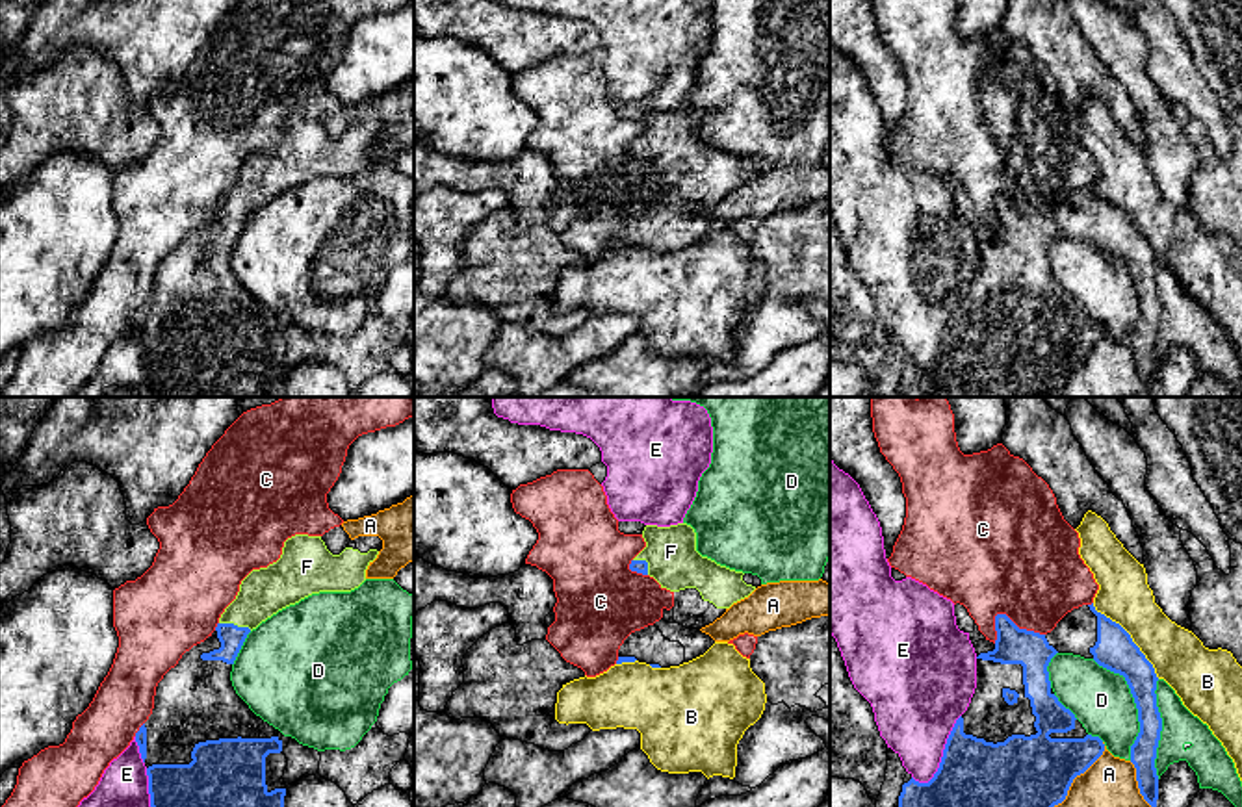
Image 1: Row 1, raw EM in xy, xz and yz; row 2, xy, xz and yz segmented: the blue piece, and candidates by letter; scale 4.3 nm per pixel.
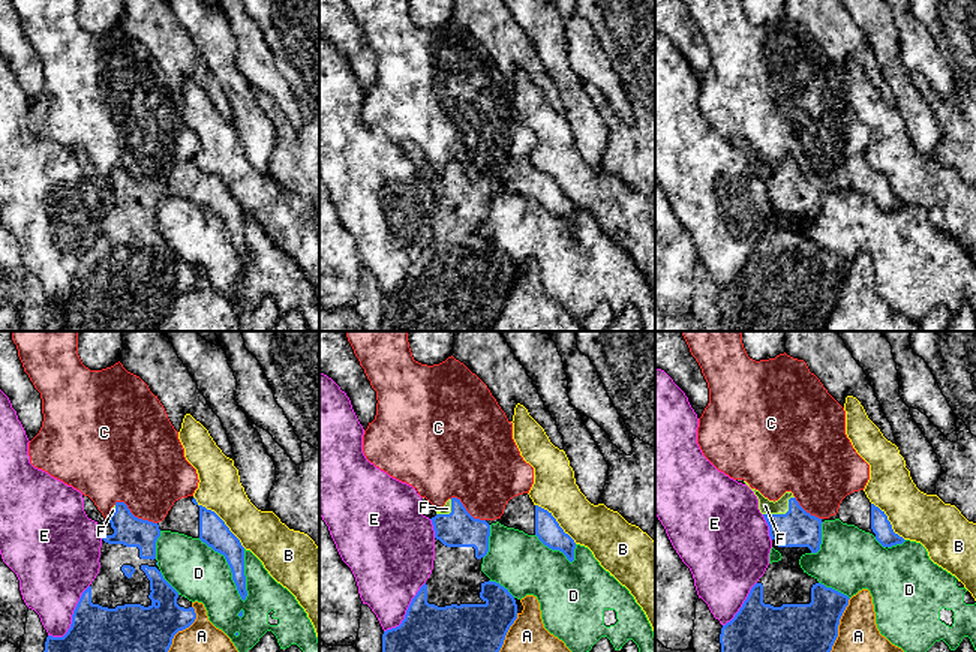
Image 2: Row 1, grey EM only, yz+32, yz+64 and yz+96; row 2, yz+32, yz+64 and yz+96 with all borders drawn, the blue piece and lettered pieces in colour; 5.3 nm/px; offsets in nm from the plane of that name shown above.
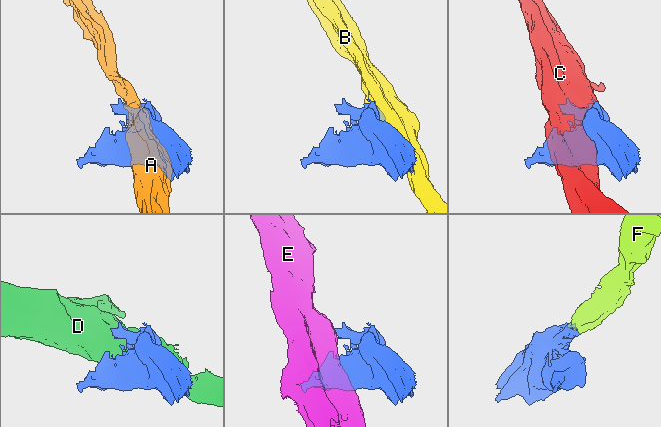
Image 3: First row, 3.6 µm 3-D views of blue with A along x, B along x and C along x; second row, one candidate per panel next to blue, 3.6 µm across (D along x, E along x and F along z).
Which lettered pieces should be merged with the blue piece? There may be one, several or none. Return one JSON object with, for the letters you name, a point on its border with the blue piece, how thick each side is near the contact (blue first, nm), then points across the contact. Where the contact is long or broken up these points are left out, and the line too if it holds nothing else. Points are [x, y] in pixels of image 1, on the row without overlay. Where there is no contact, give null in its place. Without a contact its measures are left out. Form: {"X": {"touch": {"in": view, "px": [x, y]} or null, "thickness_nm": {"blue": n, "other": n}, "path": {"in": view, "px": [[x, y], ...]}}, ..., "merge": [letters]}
{"F": {"touch": {"in": "xy", "px": [236, 210]}, "thickness_nm": {"blue": 110, "other": 200}, "path": {"in": "xy", "px": [[231, 221], [236, 210], [264, 177]]}}, "merge": ["F"]}

